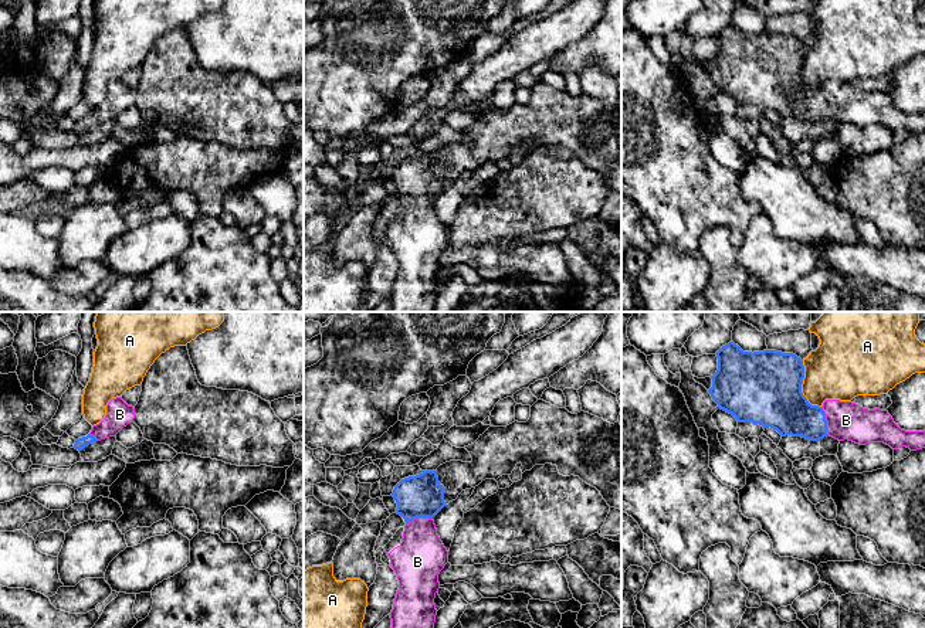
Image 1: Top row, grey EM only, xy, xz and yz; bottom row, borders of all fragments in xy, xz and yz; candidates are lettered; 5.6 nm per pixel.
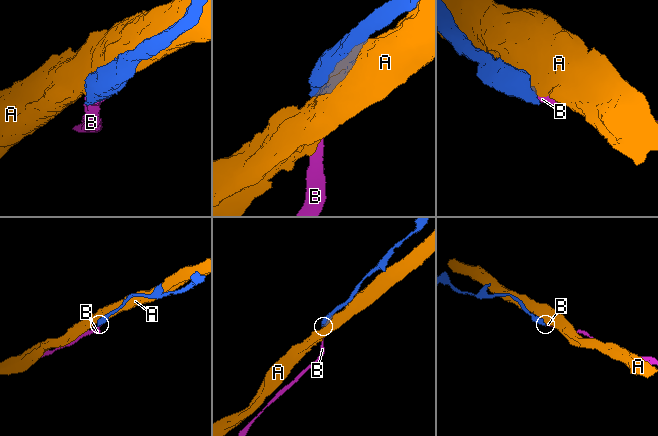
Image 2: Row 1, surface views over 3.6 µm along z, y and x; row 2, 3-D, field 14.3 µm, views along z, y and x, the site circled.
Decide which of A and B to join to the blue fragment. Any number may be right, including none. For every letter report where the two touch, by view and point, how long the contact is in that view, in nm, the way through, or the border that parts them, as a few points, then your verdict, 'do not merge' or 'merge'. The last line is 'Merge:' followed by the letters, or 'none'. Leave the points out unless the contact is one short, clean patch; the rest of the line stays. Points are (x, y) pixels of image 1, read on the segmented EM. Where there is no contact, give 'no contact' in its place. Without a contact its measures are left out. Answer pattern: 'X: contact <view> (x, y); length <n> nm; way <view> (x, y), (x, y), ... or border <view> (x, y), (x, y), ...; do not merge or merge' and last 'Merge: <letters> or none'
A: contact yz (800, 387); length 300 nm; do not merge
B: contact yz (826, 421); length 170 nm; way yz (785, 408), (807, 421), (826, 421), (846, 420); merge
Merge: B

